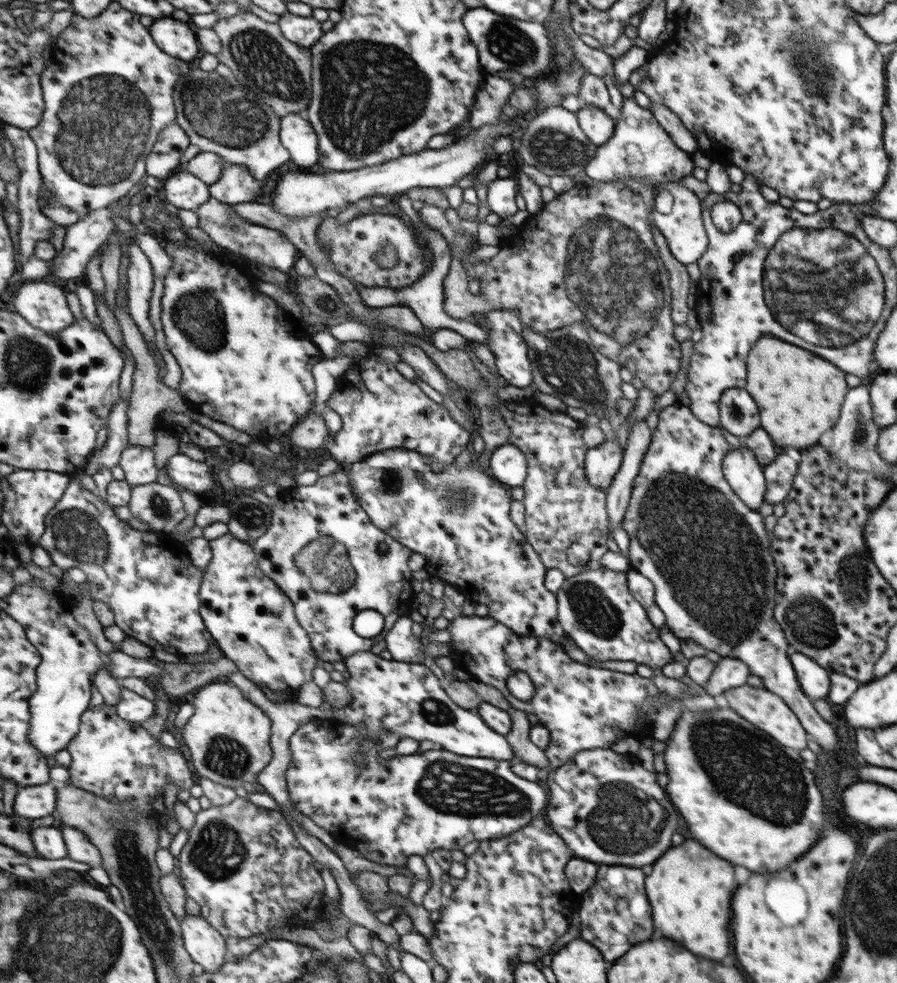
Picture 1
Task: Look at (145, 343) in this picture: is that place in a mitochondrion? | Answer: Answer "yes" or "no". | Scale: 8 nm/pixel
no

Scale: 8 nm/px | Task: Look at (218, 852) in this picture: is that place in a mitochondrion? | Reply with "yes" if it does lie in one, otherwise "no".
yes

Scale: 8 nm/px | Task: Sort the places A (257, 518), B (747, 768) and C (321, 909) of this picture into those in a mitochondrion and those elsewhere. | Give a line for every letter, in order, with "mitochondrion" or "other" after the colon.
A: mitochondrion
B: mitochondrion
C: other

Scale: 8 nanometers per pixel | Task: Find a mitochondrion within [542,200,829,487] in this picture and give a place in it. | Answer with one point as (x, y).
(610, 279)

